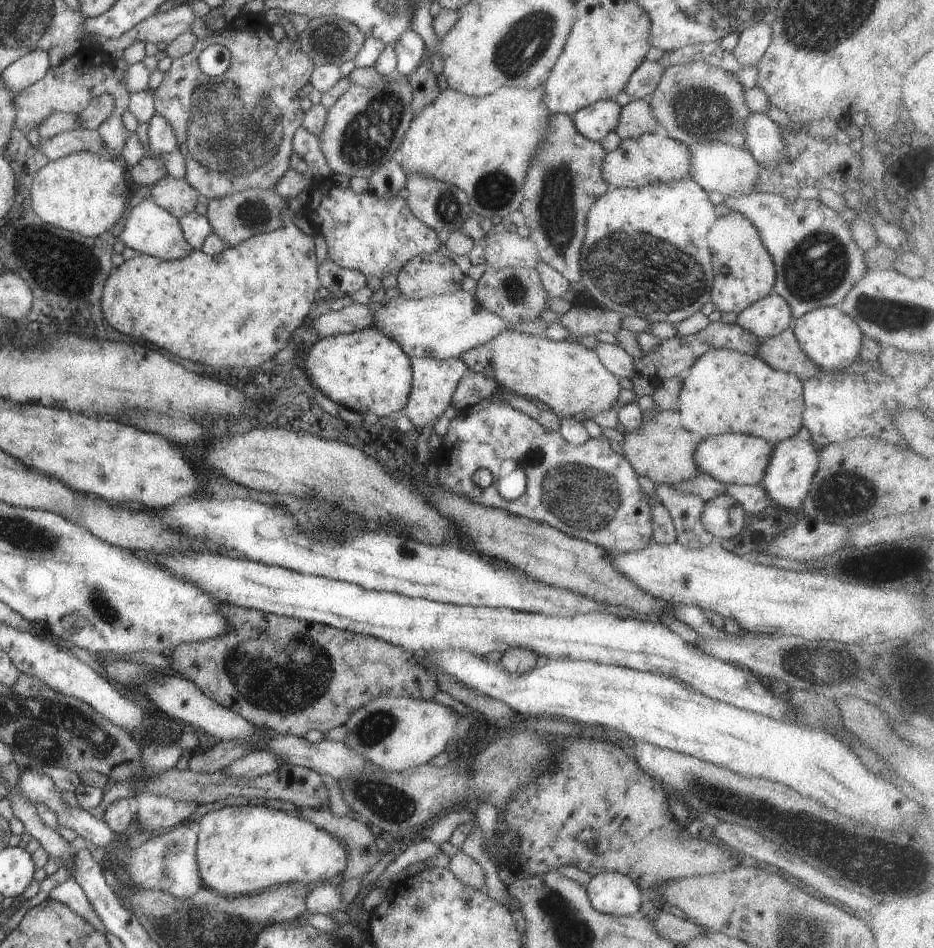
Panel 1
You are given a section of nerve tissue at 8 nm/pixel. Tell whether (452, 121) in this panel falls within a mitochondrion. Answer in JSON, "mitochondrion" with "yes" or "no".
{"mitochondrion":"no"}

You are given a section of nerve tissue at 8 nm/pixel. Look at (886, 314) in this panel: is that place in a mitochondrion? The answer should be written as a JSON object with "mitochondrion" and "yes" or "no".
{"mitochondrion":"yes"}

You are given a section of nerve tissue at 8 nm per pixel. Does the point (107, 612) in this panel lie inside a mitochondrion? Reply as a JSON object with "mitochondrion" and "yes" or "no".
{"mitochondrion":"yes"}

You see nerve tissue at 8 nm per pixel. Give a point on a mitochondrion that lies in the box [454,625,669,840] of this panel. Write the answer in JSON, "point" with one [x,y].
{"point":[512,771]}

